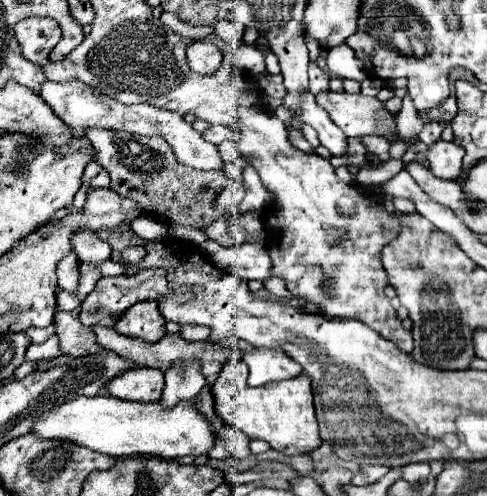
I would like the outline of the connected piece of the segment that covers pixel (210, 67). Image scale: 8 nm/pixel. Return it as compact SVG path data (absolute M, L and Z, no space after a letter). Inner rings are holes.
M194 42L188 46L188 66L198 74L212 74L220 66L222 54L216 44Z

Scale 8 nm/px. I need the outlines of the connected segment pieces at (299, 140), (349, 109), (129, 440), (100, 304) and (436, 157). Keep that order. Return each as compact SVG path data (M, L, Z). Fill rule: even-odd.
M288 128L287 131L288 138L290 142L293 144L293 146L305 152L314 151L314 148L312 148L309 142L304 142L304 136L302 136L302 133L300 131L297 131L292 128Z
M322 92L316 96L316 102L330 114L332 122L340 126L346 136L382 136L388 142L400 138L394 114L388 112L378 98Z
M80 396L54 406L54 410L42 412L30 432L42 440L70 440L78 446L114 458L160 456L174 460L180 456L206 454L214 446L212 426L196 412L194 402L178 402L174 408L164 410L160 402L144 404L112 396Z
M150 268L150 270L140 270L136 276L112 276L112 278L102 278L102 284L96 284L96 290L88 294L82 302L82 312L80 320L84 326L108 326L112 328L116 320L136 302L144 300L160 300L164 294L168 294L168 280L166 280L166 270L162 268ZM96 308L96 314L84 312Z
M438 140L428 148L428 168L444 180L456 180L462 168L464 148L454 142Z

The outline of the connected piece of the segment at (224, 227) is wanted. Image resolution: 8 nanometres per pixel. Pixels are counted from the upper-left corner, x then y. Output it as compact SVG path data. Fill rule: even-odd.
M218 218L218 220L206 230L206 236L208 236L210 240L222 244L222 246L234 244L234 240L232 240L232 236L230 236L230 232L228 232L228 220L226 220L226 218Z

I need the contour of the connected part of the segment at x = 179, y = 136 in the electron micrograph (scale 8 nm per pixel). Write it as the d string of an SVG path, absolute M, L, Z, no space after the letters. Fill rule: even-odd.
M44 82L40 96L66 126L72 126L72 130L106 128L106 130L124 130L124 132L132 132L132 134L140 134L140 136L162 136L172 146L178 160L184 162L186 166L192 166L196 170L218 170L224 166L216 146L206 142L202 138L202 134L198 134L176 112L158 110L148 104L124 106L124 104L116 102L114 98L108 98L104 94L98 94L90 86L84 86L84 82Z

